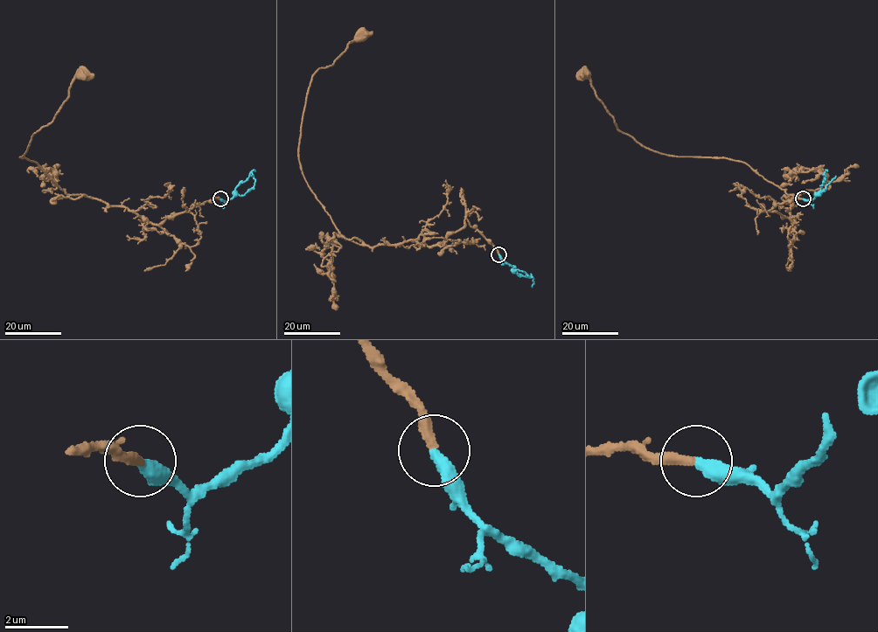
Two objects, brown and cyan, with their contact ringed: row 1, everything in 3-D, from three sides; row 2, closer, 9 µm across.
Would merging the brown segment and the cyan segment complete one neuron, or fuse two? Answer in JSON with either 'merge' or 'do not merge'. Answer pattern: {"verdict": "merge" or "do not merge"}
{"verdict": "merge"}

